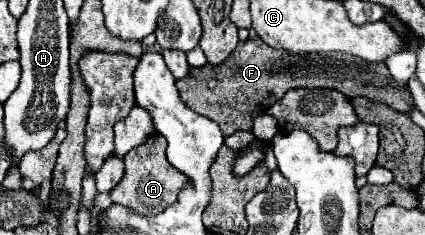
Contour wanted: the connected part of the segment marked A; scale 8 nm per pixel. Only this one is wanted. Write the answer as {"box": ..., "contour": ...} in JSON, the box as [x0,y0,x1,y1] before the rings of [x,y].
{"box":[110,134,186,216],"contour":[[[154,134],[152,138],[148,138],[148,142],[128,152],[124,164],[126,164],[124,178],[110,192],[110,200],[128,206],[142,216],[154,216],[164,212],[170,204],[178,200],[178,194],[186,184],[186,176],[172,168],[172,164],[166,160],[166,140],[160,134]]]}

